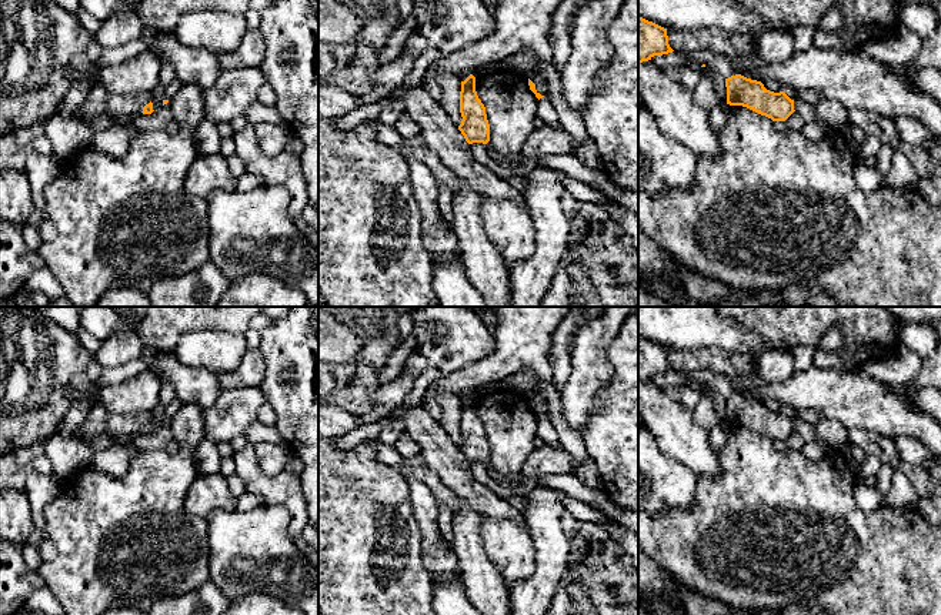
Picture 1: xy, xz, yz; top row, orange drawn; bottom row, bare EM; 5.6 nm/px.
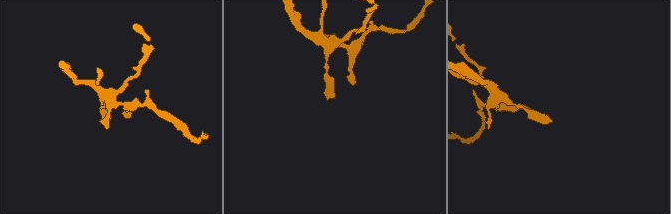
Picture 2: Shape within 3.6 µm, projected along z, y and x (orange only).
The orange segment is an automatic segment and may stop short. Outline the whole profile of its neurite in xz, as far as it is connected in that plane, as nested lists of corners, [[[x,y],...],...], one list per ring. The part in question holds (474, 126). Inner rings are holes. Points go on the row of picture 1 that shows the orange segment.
[[[470,74],[461,81],[460,91],[460,113],[461,124],[458,130],[468,144],[490,141],[490,124],[485,114],[485,107],[475,91],[475,77]]]

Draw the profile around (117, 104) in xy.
[[[140,91],[133,94],[109,94],[106,110],[109,116],[126,116],[141,113],[143,107],[153,101],[150,91]]]

